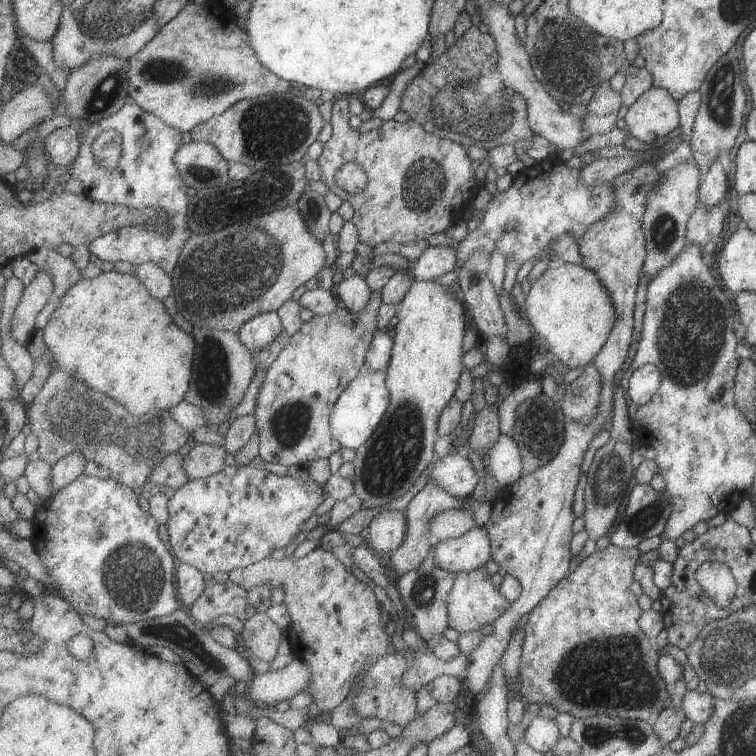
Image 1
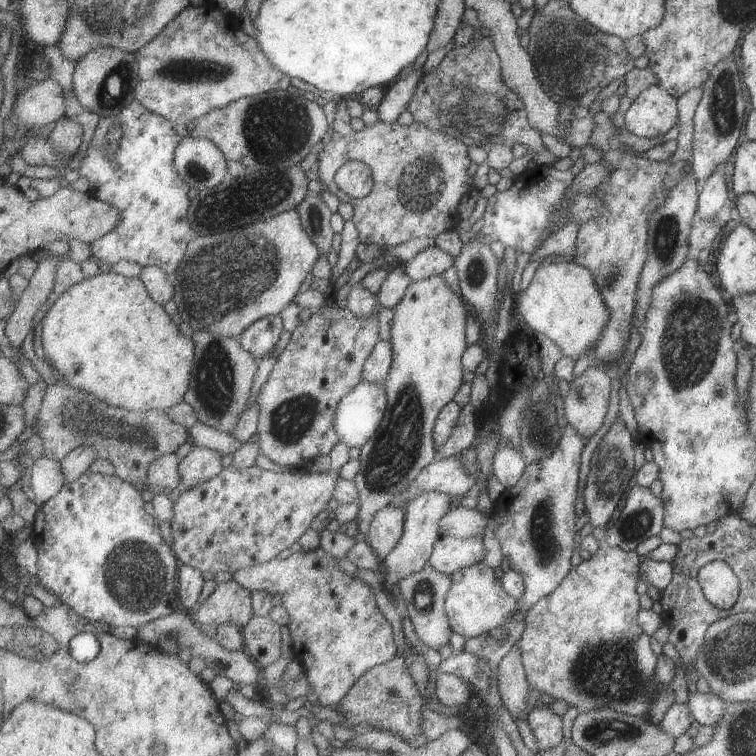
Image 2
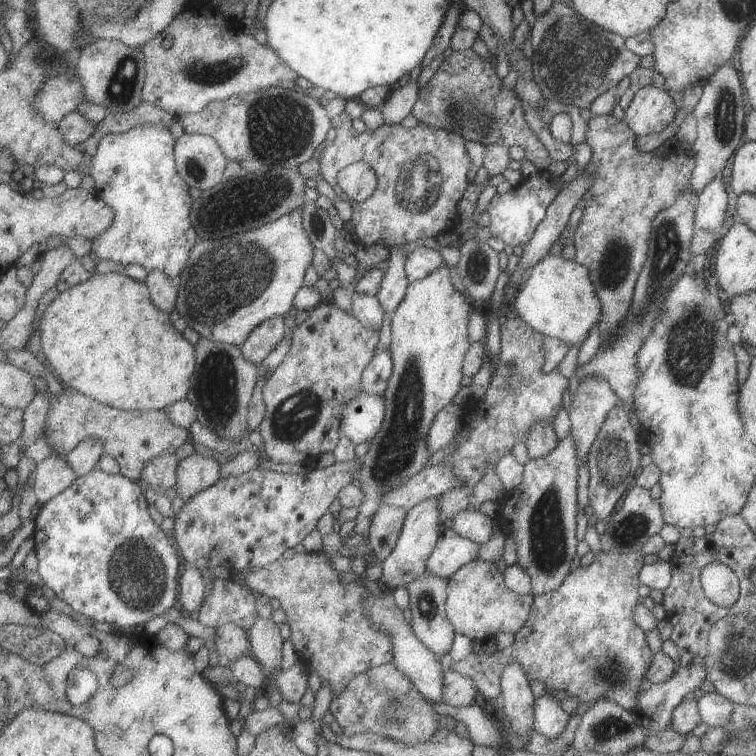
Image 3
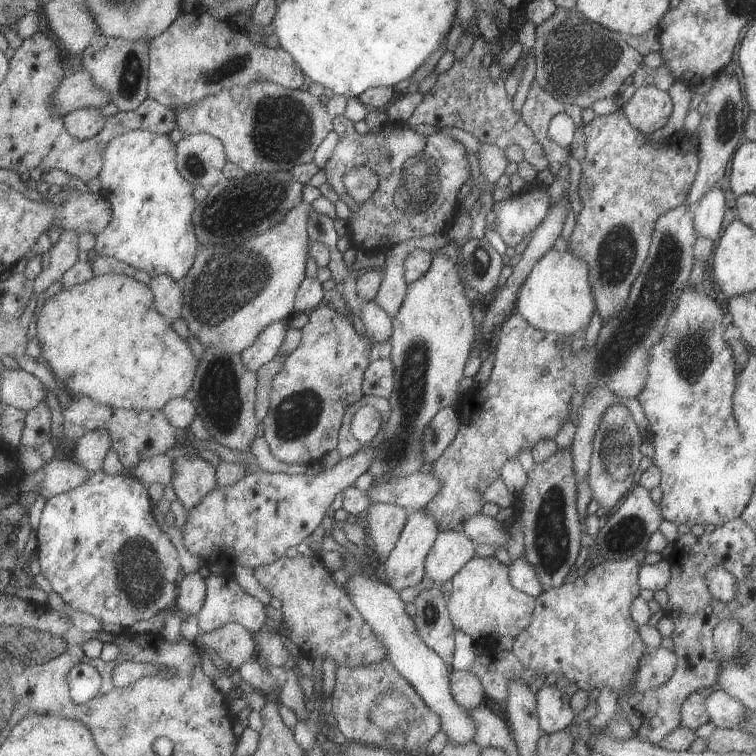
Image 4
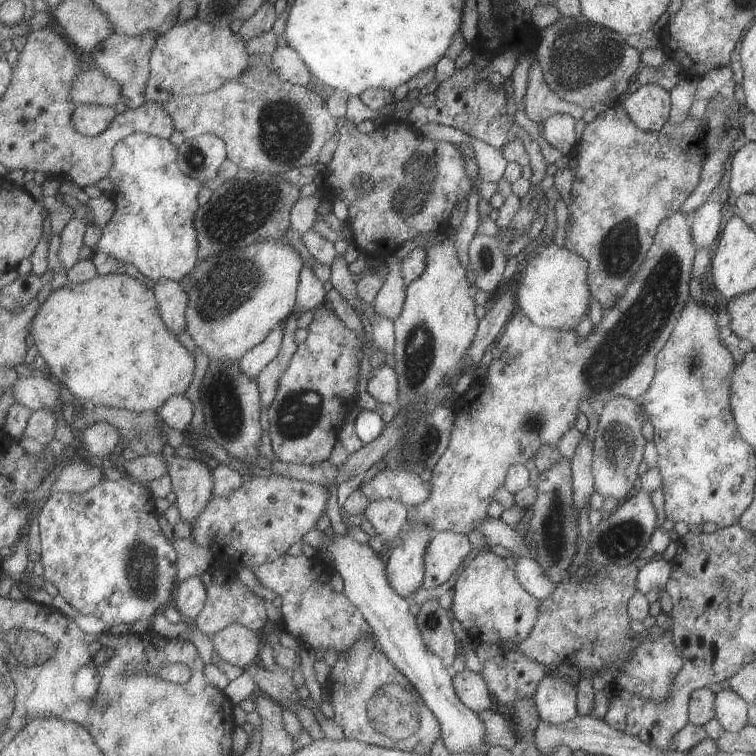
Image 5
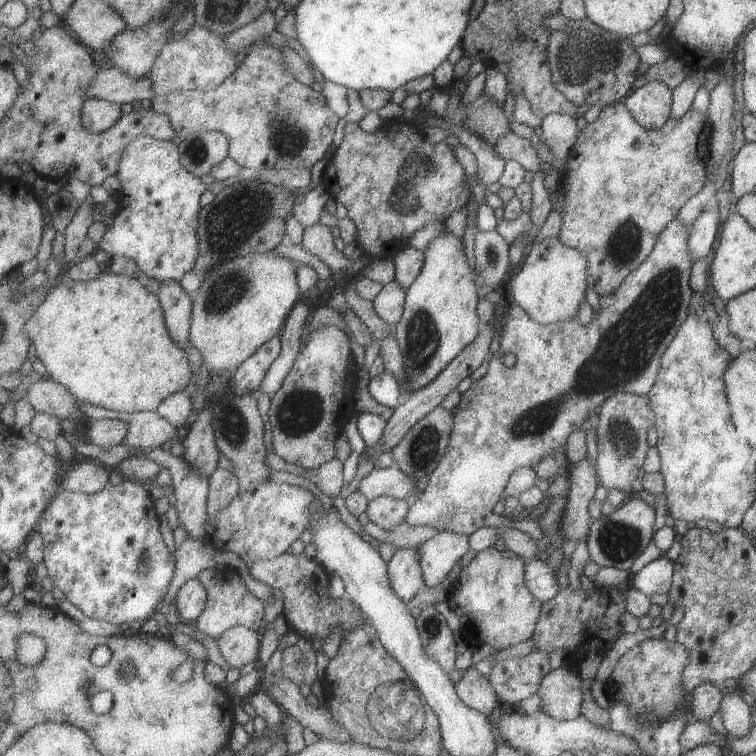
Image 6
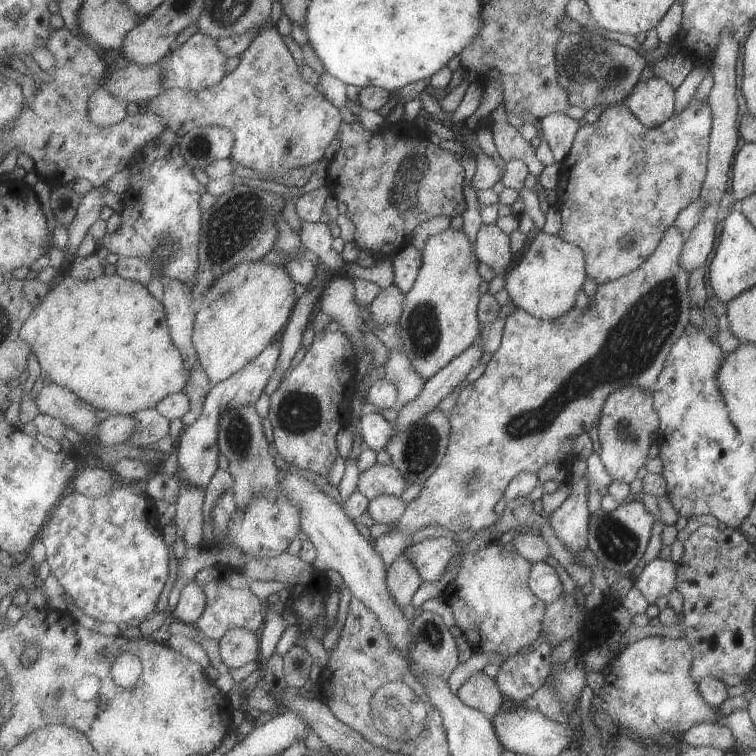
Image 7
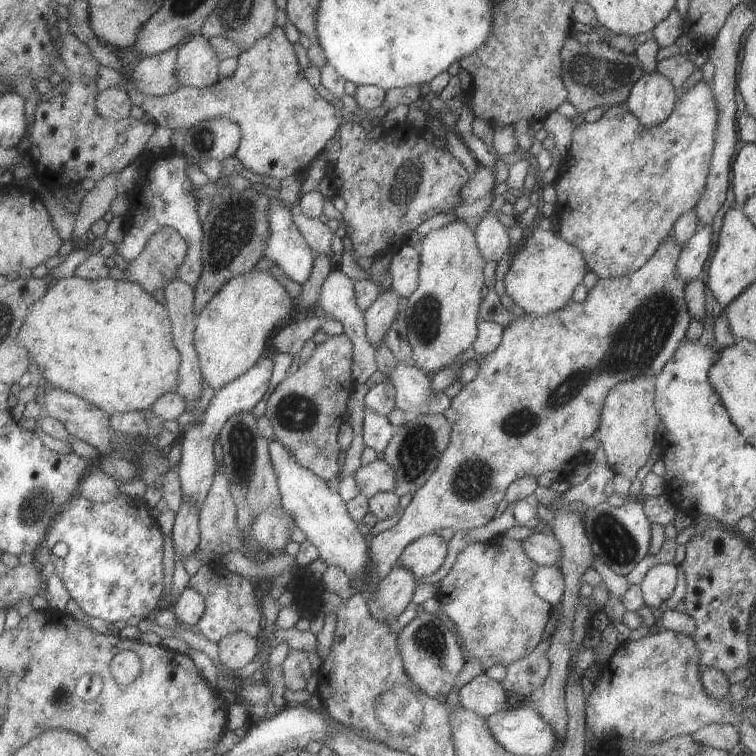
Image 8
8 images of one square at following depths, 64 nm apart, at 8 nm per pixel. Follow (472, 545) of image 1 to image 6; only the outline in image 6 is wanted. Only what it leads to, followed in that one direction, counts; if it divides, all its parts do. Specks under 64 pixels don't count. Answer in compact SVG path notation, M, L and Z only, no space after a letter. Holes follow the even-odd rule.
M441 531L418 545L426 586L439 586L469 550L469 535Z

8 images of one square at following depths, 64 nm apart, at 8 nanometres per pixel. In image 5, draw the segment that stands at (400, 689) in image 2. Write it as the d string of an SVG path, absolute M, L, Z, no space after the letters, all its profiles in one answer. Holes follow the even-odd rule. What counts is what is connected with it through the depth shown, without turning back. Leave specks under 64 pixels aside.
M363 637L352 646L352 649L348 650L348 653L339 655L336 663L332 666L332 670L326 675L325 683L328 684L329 690L331 690L330 696L332 699L330 707L334 711L334 719L341 726L347 739L417 753L418 755L427 755L431 754L437 738L442 738L440 719L427 706L417 687L395 666L389 655L385 654L376 637ZM393 684L397 684L405 692L413 692L413 698L415 698L415 718L417 716L421 718L421 728L417 730L417 734L401 738L401 740L399 738L395 740L393 736L381 734L373 726L373 722L369 718L369 702L371 702L371 698L375 698L375 694L383 686L393 686Z

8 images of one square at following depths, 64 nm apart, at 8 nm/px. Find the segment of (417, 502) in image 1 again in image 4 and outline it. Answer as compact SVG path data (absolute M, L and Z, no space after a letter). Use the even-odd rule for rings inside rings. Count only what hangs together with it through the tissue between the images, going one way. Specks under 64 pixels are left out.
M424 508L410 511L409 520L403 529L402 536L398 540L394 551L385 561L385 566L382 567L383 575L395 590L417 586L425 578L426 560L436 544L439 531L440 526L437 524L436 518Z

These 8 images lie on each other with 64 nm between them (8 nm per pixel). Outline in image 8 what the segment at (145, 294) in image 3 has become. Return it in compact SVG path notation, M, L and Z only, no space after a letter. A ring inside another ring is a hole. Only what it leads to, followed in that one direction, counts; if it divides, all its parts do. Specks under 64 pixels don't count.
M75 275L71 278L65 277L53 281L49 292L31 307L18 335L20 343L29 350L34 360L33 363L36 364L41 377L45 378L49 387L62 388L76 394L111 415L151 409L157 399L160 399L164 394L175 393L180 384L182 354L174 342L174 326L169 309L166 305L161 304L161 302L157 302L153 295L149 294L148 290L145 290L144 286L131 282L127 278L115 280L115 278L107 277L97 280Z

